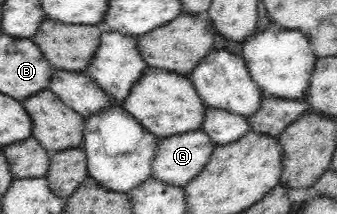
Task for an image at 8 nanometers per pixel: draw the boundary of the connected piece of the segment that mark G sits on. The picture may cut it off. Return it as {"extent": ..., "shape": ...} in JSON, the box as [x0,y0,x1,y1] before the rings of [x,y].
{"extent":[152,129,216,188],"shape":[[[202,129],[162,138],[152,161],[153,178],[184,188],[203,171],[216,147]]]}

